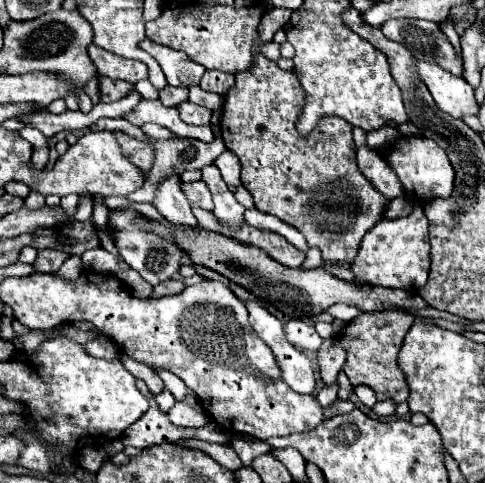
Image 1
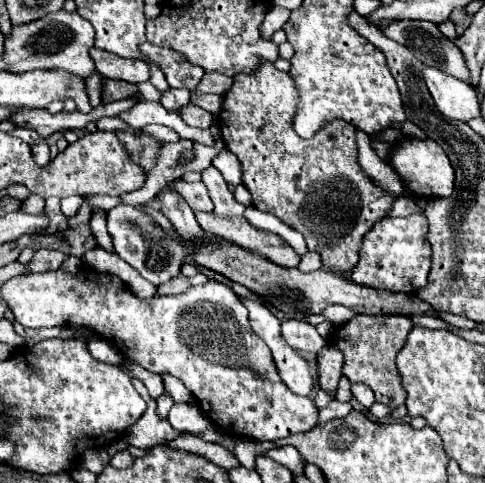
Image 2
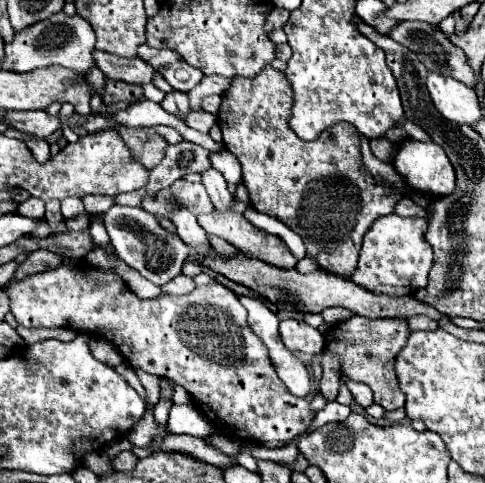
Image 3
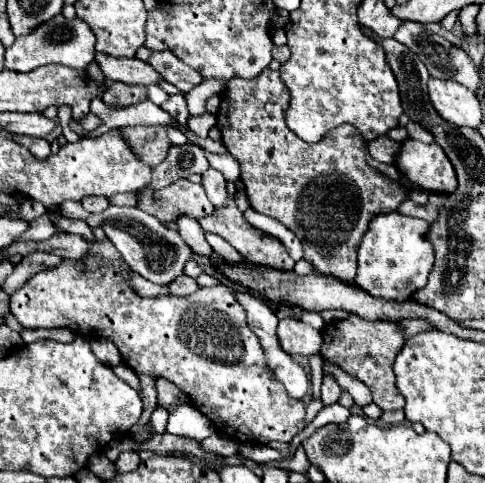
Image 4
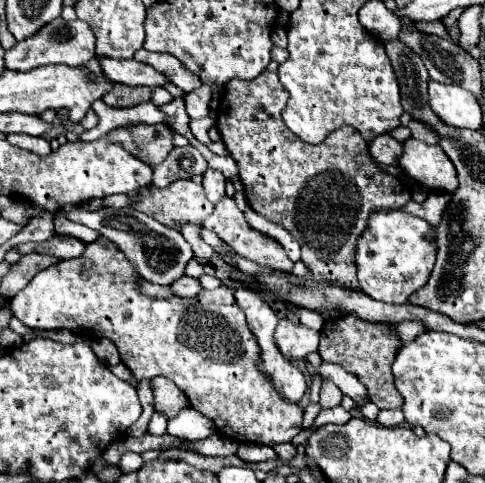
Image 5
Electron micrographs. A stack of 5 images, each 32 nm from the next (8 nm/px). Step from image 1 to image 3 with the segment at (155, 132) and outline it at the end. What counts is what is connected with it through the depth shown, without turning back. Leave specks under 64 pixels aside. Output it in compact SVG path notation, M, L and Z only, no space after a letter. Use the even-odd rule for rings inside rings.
M154 126L153 127L156 132L164 136L165 140L169 144L176 144L182 142L184 138L177 132L175 129L168 127L168 126Z

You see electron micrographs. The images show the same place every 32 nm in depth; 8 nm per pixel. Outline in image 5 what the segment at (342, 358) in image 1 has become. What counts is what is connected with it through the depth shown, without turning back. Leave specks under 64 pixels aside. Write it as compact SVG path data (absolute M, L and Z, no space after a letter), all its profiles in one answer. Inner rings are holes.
M324 382L322 384L322 390L320 390L320 408L322 410L328 410L328 408L334 408L334 406L340 406L342 402L342 392L336 384L332 382Z

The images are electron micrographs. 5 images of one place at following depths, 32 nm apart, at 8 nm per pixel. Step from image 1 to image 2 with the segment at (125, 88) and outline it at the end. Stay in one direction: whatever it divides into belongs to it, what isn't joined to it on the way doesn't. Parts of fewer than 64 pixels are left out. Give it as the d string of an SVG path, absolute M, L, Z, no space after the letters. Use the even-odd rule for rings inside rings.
M104 80L104 90L102 90L102 102L116 102L116 100L126 100L138 96L138 86L122 82L122 80Z

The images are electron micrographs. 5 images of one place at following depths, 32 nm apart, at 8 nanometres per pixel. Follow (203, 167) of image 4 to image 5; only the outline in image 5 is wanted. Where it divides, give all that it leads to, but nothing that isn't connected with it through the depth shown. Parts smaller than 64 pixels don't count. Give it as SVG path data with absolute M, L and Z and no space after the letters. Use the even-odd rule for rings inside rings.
M192 146L174 148L162 164L154 166L152 184L162 188L162 186L168 186L176 180L184 180L184 178L192 178L196 174L204 174L206 168L208 168L208 164L196 148L192 148Z

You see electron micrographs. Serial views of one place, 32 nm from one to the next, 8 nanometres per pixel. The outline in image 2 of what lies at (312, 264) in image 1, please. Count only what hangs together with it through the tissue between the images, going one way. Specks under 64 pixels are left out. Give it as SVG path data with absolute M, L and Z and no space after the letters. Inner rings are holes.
M308 251L301 259L298 269L302 272L308 273L321 268L322 262L318 252Z

